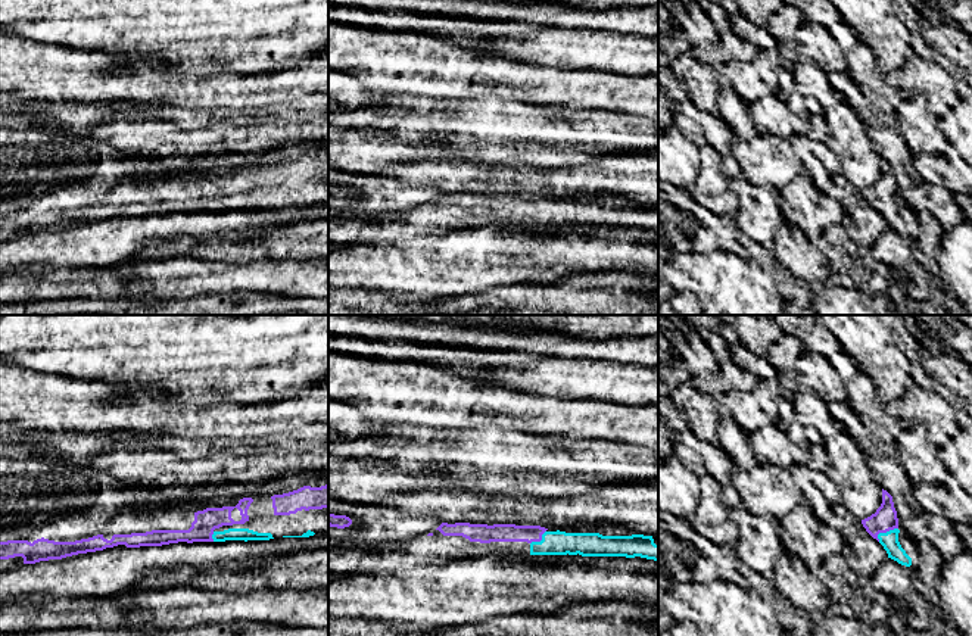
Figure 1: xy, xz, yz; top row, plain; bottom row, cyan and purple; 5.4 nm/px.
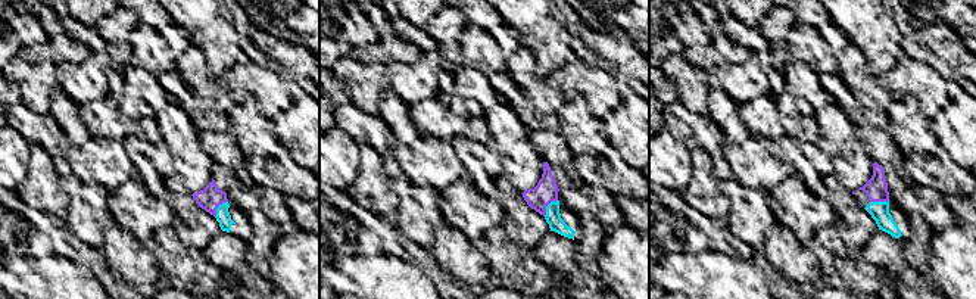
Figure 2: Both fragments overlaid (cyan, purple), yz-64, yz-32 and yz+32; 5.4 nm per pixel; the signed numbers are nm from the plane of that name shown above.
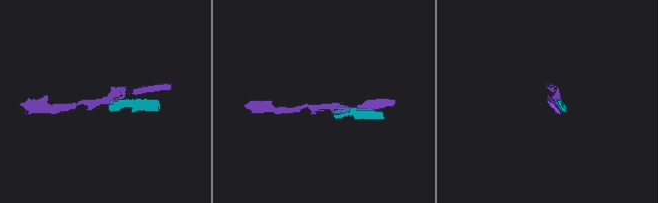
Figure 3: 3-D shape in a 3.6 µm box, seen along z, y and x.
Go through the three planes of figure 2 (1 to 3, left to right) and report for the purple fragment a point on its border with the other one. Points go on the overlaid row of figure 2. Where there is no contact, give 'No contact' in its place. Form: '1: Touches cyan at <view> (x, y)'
1: Touches cyan at yz-64 (218, 208)
2: Touches cyan at yz-32 (546, 206)
3: Touches cyan at yz+32 (879, 202)

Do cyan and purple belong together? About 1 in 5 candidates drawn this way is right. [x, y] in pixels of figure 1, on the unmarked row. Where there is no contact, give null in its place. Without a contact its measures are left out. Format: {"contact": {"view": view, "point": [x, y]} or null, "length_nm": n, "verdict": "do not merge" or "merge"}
{"contact": {"view": "yz", "point": [884, 203]}, "length_nm": 130, "verdict": "merge"}

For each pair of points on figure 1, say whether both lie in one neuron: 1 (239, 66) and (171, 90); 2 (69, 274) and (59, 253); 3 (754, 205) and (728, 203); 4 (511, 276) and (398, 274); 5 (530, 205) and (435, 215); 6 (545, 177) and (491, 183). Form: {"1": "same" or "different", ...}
{"1": "different", "2": "different", "3": "different", "4": "same", "5": "same", "6": "same"}

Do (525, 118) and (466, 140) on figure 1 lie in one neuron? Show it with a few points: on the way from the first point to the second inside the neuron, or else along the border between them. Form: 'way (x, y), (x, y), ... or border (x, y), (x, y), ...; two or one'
way (510, 131), (480, 131); one

